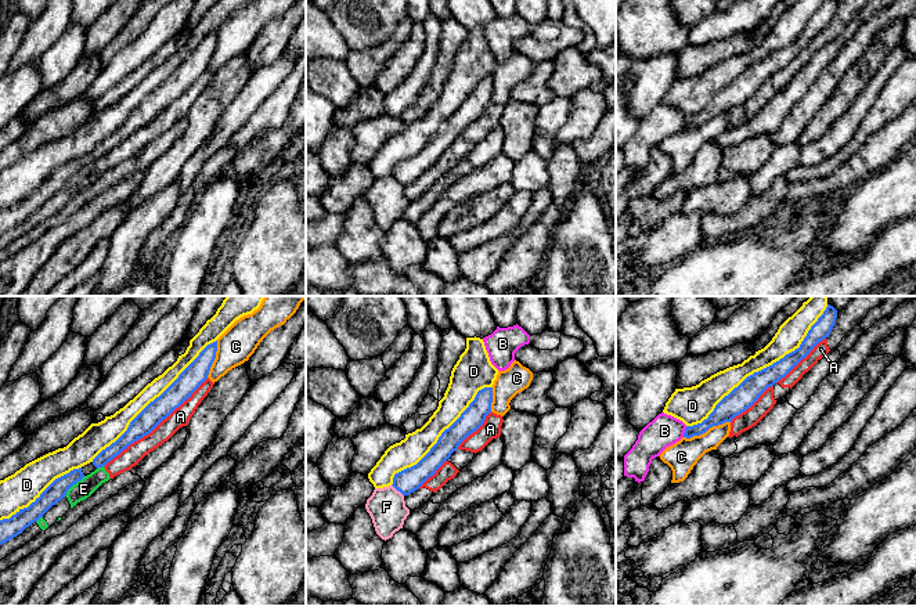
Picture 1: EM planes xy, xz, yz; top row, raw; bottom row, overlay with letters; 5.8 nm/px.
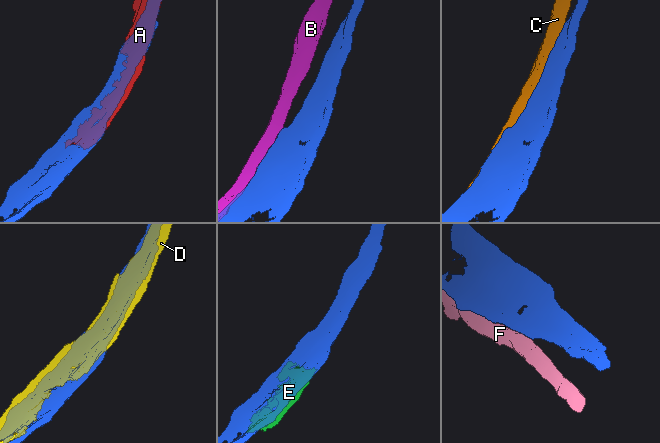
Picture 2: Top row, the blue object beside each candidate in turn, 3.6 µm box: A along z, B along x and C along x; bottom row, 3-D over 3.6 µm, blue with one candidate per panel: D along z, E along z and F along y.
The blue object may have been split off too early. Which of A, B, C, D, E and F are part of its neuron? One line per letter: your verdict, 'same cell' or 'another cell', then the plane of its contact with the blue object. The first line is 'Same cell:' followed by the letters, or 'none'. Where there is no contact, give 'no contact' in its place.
Same cell: none
A: another cell; contact in xy
B: another cell; contact in yz
C: another cell; contact in yz
D: another cell; contact in yz
E: another cell; contact in xy
F: another cell; contact in xz

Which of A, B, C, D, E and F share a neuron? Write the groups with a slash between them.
A E / B / C / D / F

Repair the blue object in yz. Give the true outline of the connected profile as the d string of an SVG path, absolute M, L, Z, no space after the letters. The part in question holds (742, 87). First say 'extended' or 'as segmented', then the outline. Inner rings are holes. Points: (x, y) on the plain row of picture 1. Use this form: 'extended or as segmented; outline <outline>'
as segmented; outline M825 0L811 17L798 39L786 44L772 55L747 66L715 95L707 109L702 113L686 116L684 127L690 129L693 126L700 126L713 116L732 112L735 107L750 98L768 77L785 68L819 32L830 25L836 8L837 0Z

